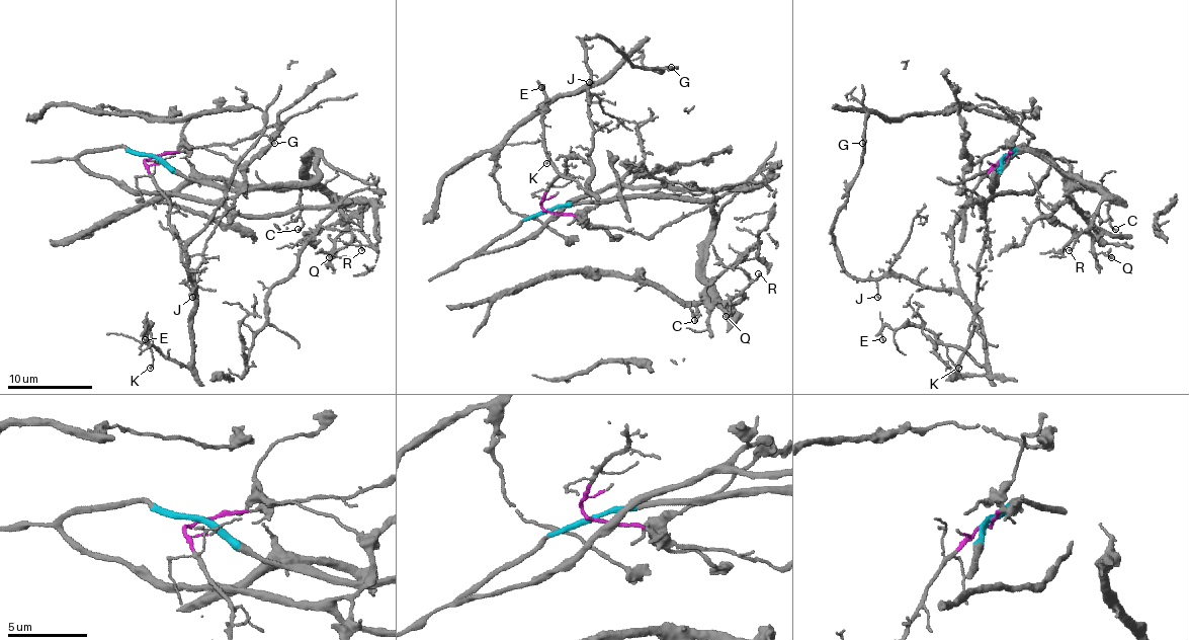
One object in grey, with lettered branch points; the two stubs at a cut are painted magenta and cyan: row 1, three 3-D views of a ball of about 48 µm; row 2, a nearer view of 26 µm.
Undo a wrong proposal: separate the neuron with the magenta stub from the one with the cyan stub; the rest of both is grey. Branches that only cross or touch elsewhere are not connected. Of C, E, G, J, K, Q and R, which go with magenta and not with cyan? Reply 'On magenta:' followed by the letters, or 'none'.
On magenta: E, G, J, K

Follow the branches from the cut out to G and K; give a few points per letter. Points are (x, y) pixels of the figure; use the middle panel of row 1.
G: (548, 211), (542, 200), (568, 159), (591, 161), (593, 126), (583, 41), (602, 36), (633, 66), (672, 68)
K: (548, 211), (542, 202), (566, 161), (579, 157), (591, 168), (589, 189), (566, 178), (548, 151), (546, 163)

